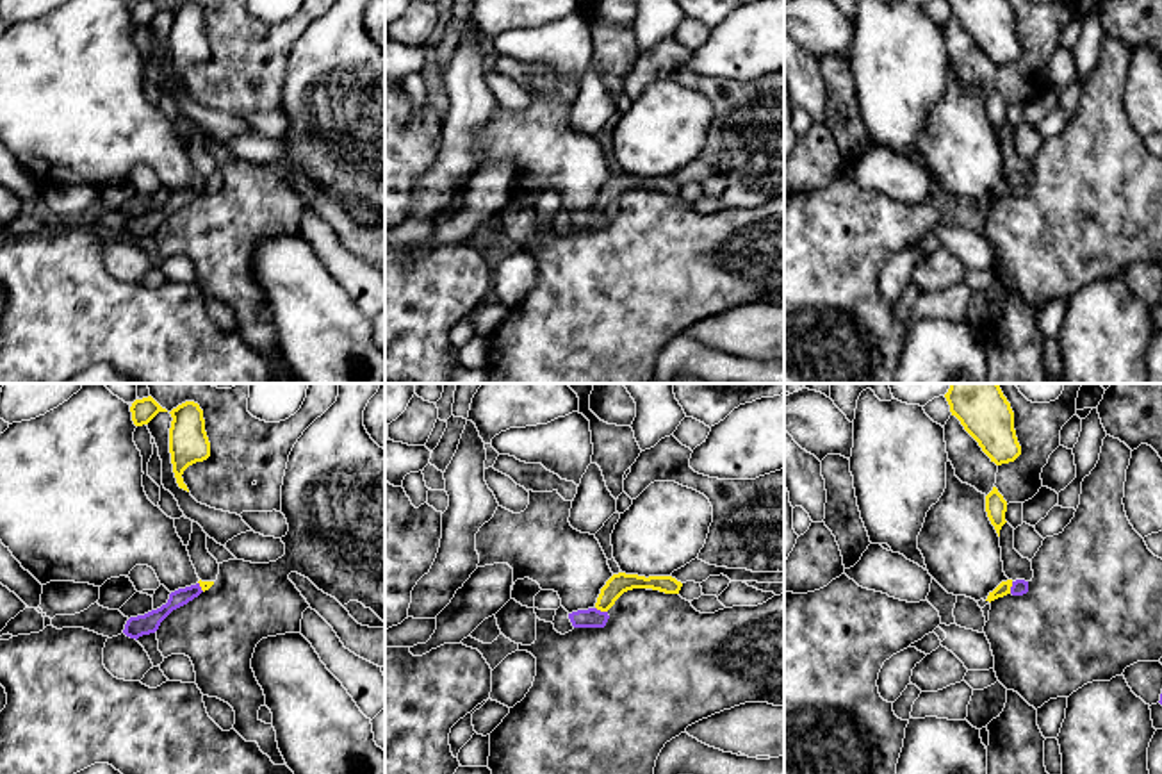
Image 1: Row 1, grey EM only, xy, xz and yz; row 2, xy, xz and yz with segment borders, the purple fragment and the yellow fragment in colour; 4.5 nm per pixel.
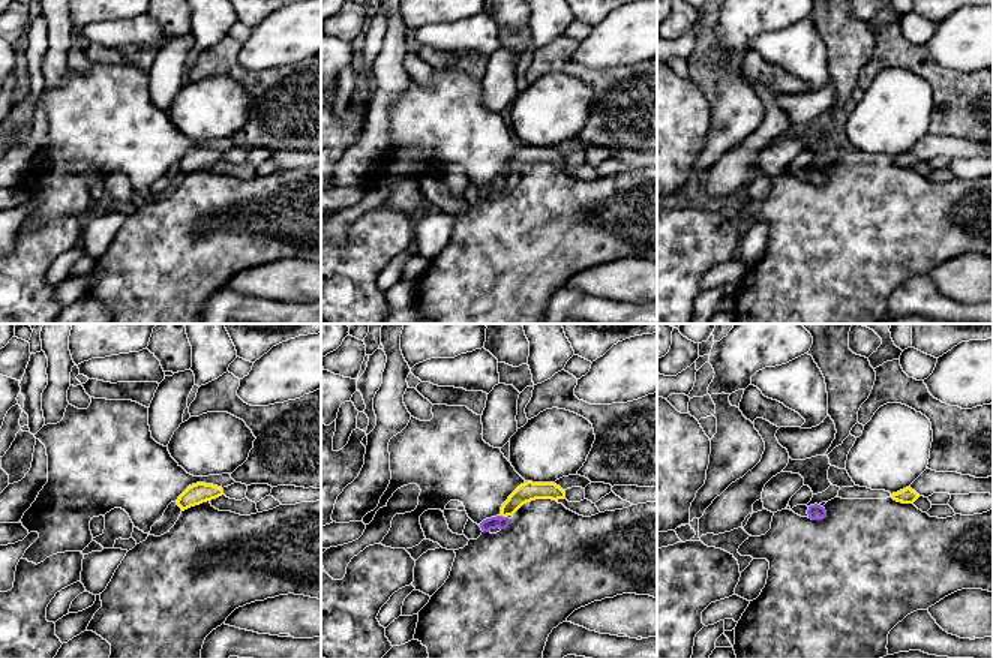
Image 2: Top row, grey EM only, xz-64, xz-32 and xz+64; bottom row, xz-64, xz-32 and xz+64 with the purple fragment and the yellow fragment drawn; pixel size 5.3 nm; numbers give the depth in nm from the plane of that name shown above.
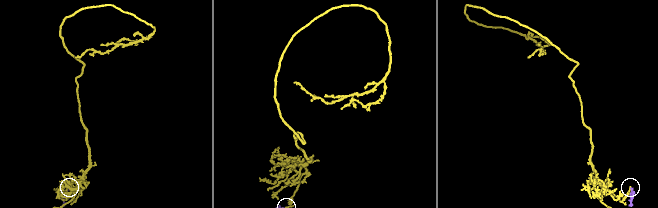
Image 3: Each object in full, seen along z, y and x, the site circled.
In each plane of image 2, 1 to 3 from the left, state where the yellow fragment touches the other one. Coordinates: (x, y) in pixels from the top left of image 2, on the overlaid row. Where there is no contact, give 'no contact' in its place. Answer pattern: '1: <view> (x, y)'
1: no contact
2: xz-32 (501, 516)
3: no contact

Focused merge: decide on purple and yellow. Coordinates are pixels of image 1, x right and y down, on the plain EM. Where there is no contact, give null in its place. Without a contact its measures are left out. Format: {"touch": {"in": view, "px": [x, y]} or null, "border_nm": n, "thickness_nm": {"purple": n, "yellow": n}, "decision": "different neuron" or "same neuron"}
{"touch": {"in": "xz", "px": [599, 211]}, "border_nm": 60, "thickness_nm": {"purple": 90, "yellow": 90}, "decision": "different neuron"}

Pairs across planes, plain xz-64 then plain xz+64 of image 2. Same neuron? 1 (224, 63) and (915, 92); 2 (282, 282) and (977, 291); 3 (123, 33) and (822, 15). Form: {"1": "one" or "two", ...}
{"1": "two", "2": "one", "3": "two"}

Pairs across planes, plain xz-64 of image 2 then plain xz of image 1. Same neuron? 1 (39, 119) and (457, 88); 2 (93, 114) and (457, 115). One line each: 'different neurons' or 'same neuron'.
1: same neuron
2: different neurons

